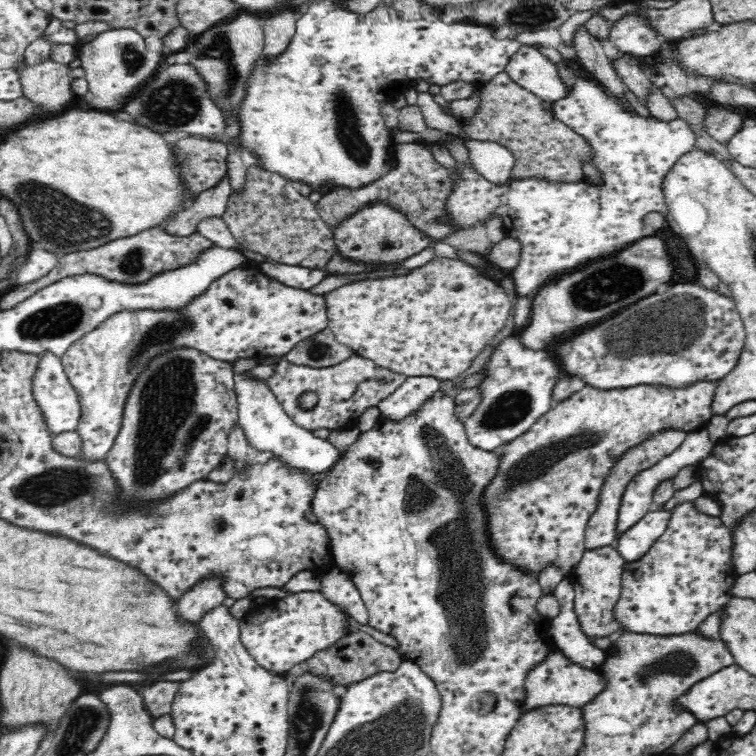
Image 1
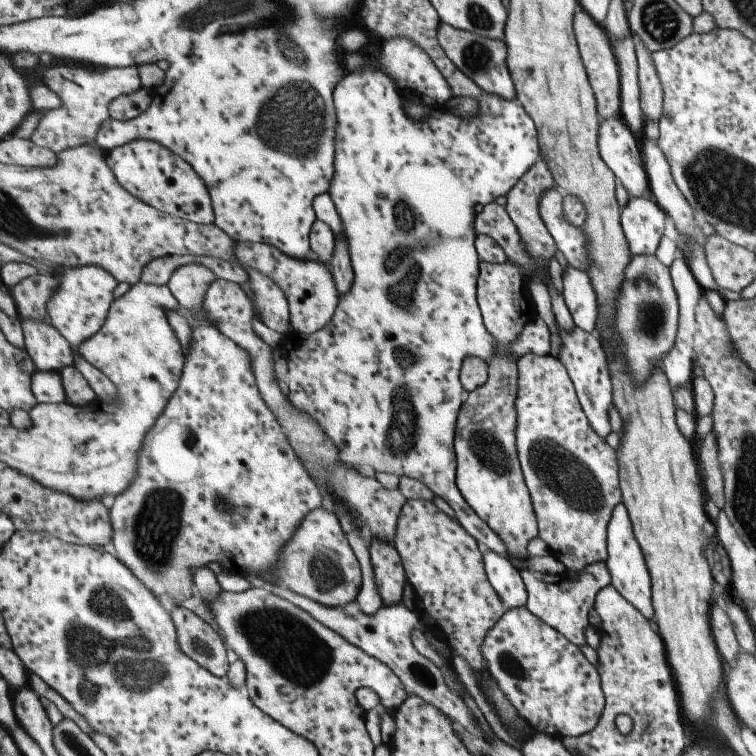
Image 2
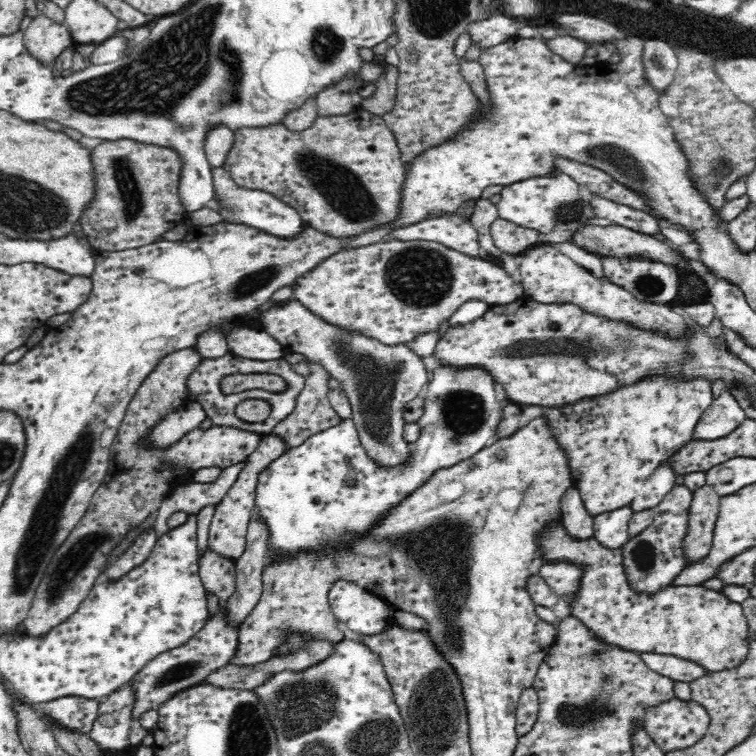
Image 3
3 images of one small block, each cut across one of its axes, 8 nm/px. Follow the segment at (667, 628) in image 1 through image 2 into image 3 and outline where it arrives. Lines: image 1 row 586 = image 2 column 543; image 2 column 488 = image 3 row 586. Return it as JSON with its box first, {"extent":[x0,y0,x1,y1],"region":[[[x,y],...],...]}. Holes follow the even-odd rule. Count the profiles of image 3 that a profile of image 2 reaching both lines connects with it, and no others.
{"extent":[623,485,692,593],"region":[[[677,485],[653,508],[654,522],[640,532],[630,537],[623,547],[623,563],[630,585],[636,591],[651,593],[664,585],[672,585],[674,577],[684,568],[685,560],[681,553],[681,538],[686,527],[686,517],[690,506],[692,491],[686,486]]]}

